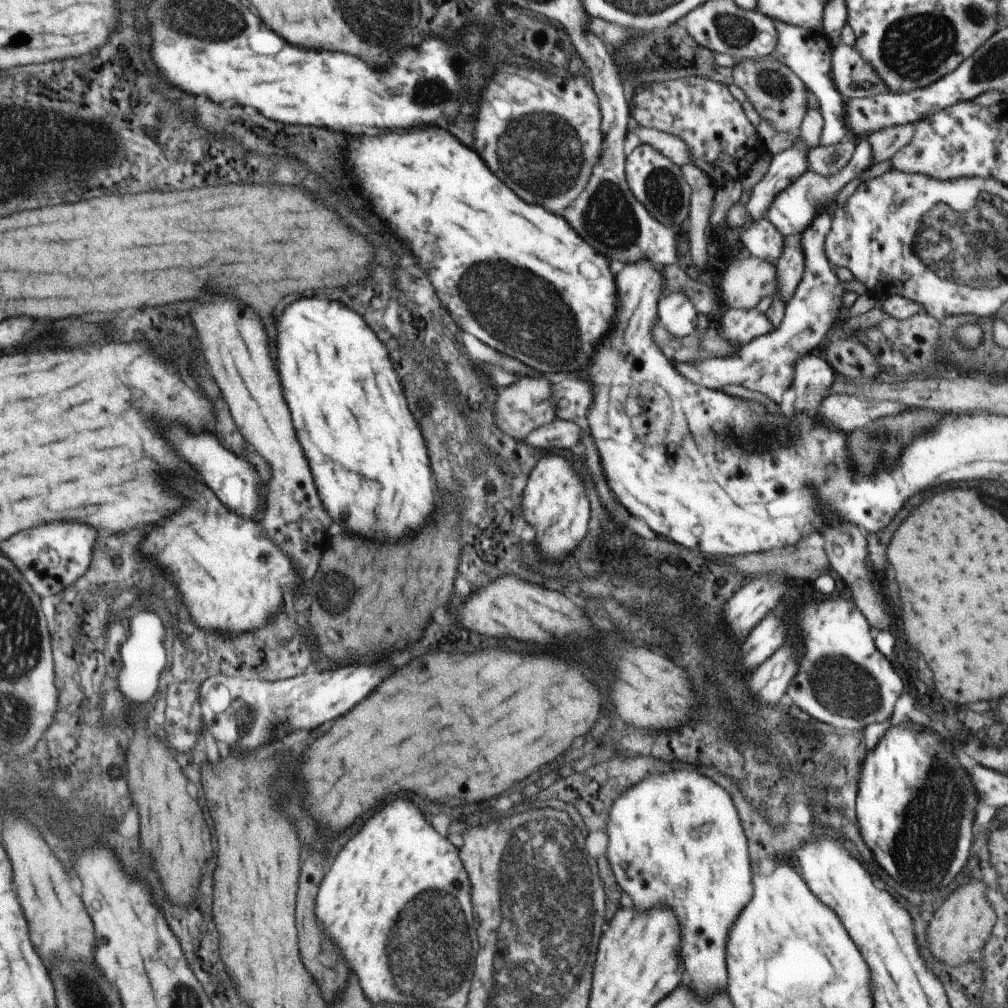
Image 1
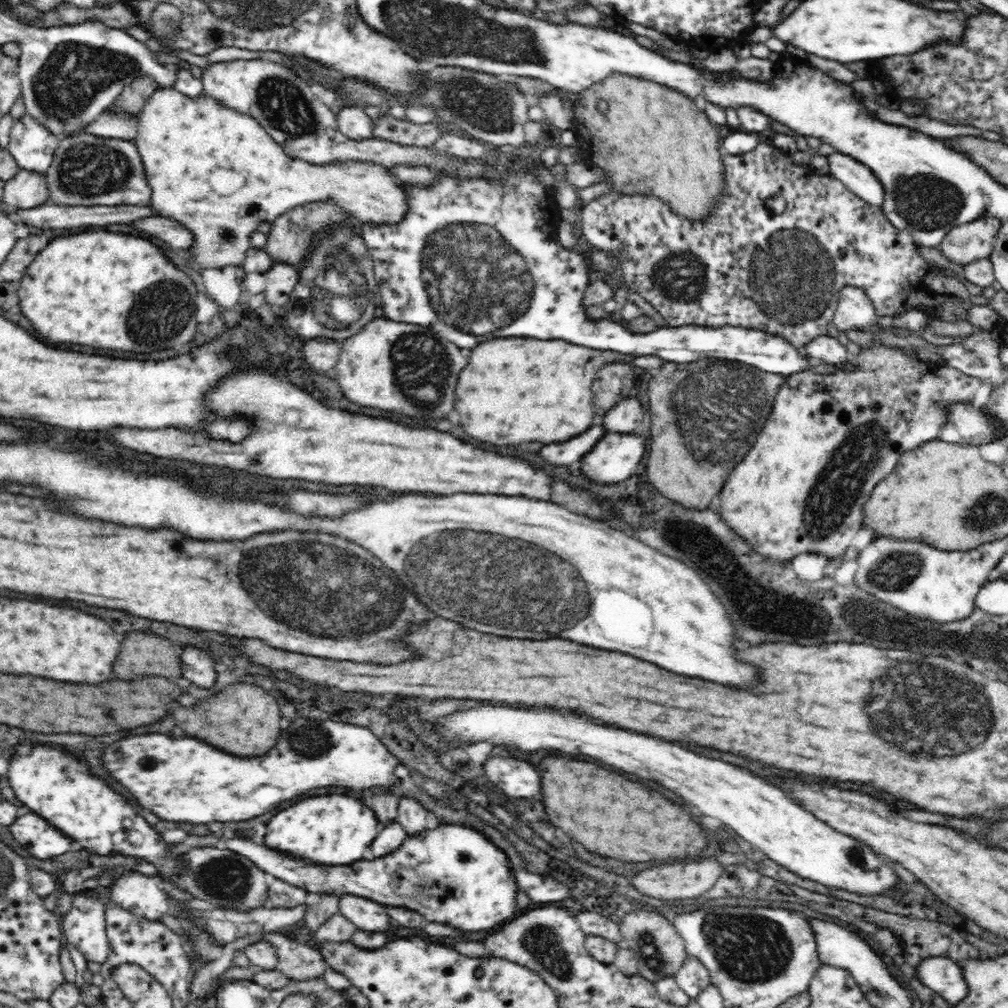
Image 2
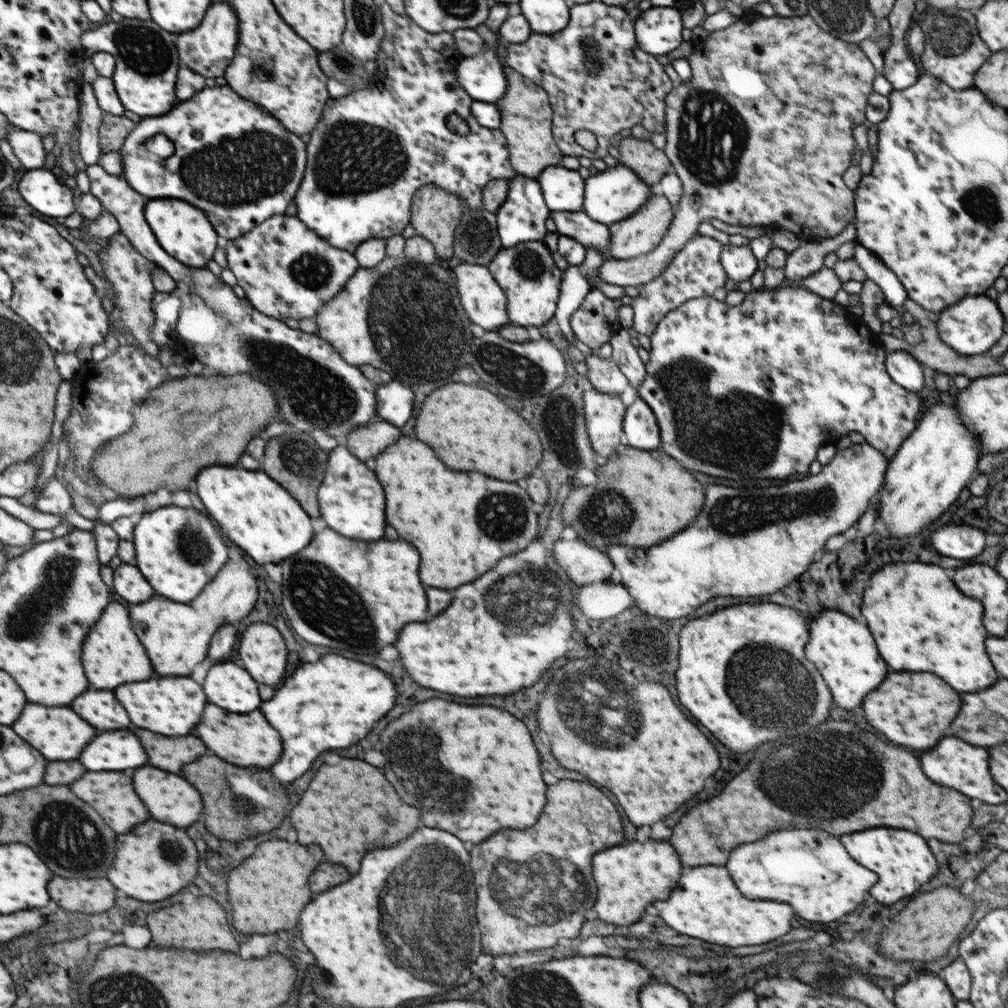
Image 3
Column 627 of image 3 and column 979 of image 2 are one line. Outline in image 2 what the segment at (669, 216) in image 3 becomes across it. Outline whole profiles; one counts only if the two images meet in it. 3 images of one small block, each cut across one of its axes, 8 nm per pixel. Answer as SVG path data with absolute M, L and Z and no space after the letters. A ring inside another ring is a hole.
M982 216L978 220L952 228L939 244L946 260L962 267L984 258L993 251L993 240L1002 220Z

